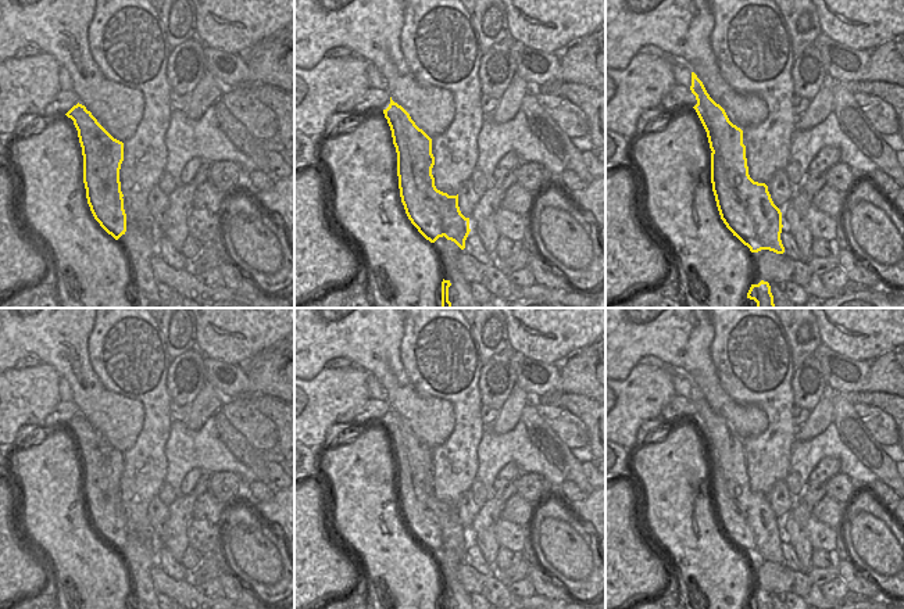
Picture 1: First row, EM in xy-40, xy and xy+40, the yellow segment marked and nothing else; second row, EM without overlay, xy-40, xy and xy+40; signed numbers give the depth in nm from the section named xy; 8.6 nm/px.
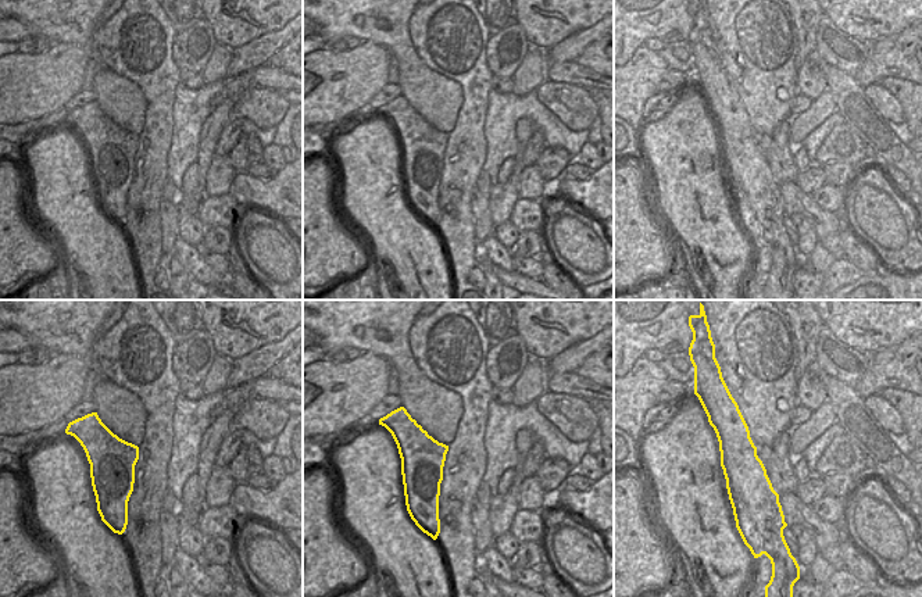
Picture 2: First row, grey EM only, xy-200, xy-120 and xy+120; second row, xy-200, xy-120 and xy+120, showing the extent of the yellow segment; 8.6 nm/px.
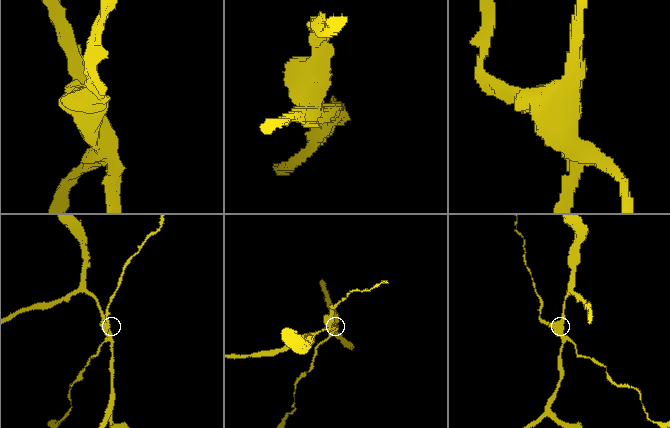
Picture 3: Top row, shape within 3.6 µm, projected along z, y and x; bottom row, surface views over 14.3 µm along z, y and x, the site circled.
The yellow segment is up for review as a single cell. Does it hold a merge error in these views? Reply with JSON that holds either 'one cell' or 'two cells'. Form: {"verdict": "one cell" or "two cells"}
{"verdict": "two cells"}

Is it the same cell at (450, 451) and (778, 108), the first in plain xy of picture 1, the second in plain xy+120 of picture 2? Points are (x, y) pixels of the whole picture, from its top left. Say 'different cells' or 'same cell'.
same cell

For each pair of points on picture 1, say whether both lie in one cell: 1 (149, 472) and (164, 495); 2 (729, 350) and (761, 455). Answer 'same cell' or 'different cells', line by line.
1: different cells
2: same cell

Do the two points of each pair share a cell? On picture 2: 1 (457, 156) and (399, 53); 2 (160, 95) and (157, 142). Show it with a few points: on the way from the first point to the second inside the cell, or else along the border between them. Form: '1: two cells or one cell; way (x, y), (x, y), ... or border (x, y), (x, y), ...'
1: two cells; border (461, 104), (456, 125), (446, 133)
2: one cell; way (158, 106), (157, 131)

